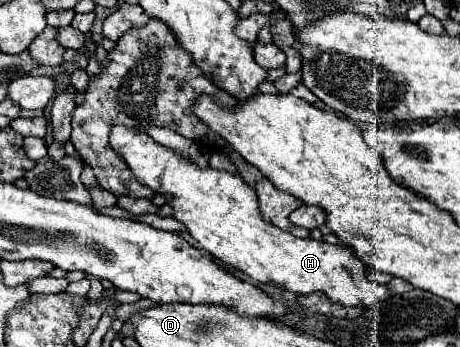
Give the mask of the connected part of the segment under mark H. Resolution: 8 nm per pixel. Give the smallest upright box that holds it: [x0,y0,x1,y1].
[111,126,393,308]

